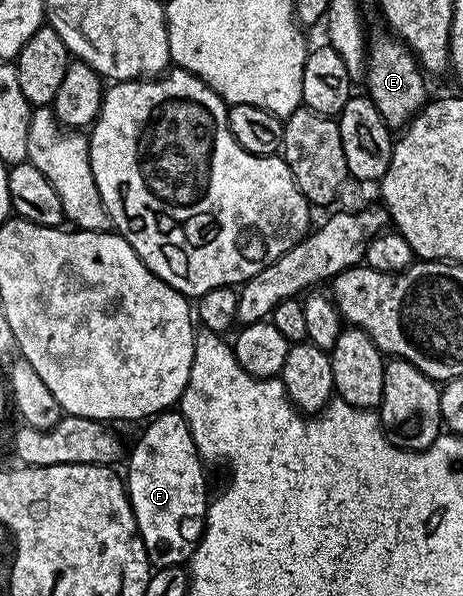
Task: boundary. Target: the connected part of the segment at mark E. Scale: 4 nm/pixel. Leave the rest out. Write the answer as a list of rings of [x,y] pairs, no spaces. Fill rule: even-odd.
[[[392,33],[377,34],[368,39],[367,61],[363,85],[366,86],[367,96],[375,104],[379,116],[383,116],[386,126],[404,128],[424,107],[427,101],[425,95],[425,78],[421,63],[416,54]]]

